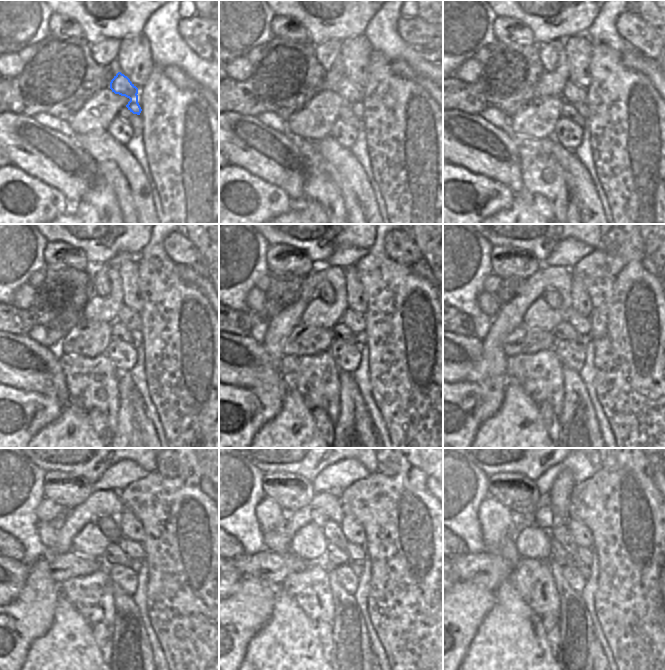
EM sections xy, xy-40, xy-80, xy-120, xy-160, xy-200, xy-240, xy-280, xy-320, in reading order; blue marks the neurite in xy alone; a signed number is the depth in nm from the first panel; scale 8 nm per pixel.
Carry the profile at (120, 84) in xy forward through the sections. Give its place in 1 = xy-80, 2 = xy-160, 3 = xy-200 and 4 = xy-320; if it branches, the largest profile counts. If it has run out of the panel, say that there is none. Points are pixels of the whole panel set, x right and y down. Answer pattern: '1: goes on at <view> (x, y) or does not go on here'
1: goes on at xy-80 (572, 93)
2: goes on at xy-160 (355, 321)
3: goes on at xy-200 (582, 325)
4: goes on at xy-320 (585, 554)

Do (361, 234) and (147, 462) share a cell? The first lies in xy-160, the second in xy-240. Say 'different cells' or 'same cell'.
same cell

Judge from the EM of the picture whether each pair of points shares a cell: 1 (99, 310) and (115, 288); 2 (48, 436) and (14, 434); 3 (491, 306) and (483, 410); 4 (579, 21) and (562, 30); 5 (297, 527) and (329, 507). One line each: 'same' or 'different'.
1: same
2: different
3: different
4: same
5: same

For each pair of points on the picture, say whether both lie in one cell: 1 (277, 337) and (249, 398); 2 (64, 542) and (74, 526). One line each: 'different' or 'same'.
1: same
2: same

